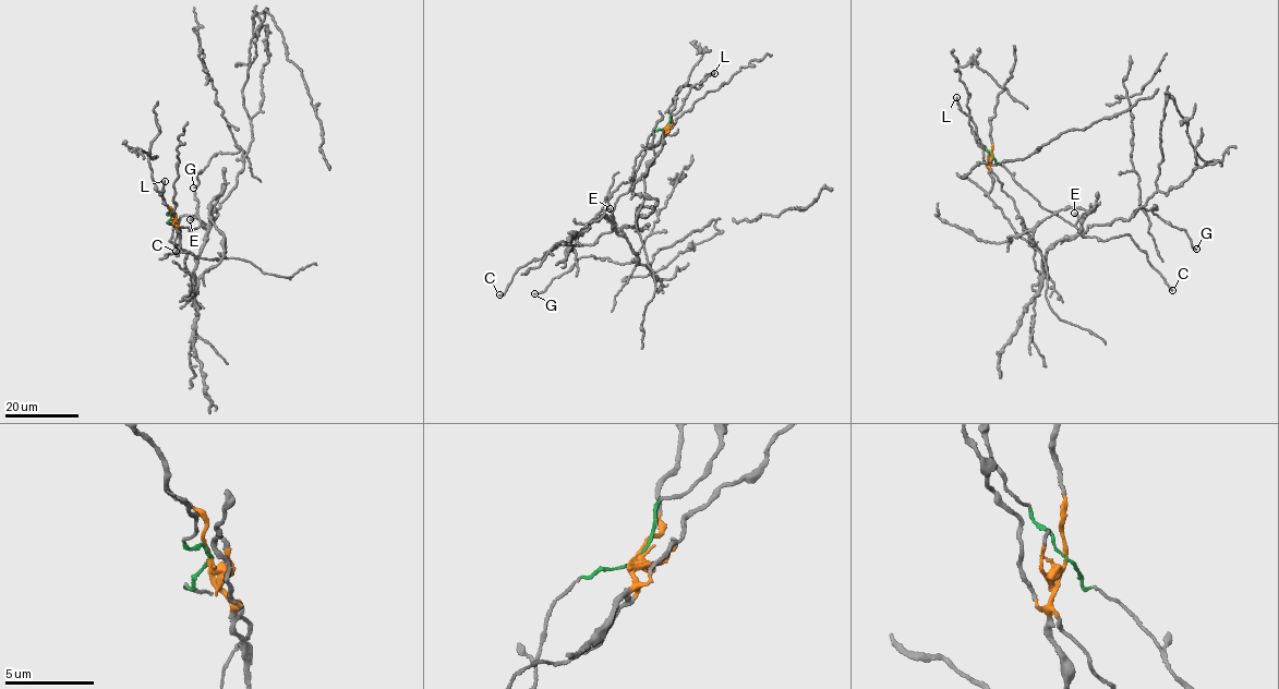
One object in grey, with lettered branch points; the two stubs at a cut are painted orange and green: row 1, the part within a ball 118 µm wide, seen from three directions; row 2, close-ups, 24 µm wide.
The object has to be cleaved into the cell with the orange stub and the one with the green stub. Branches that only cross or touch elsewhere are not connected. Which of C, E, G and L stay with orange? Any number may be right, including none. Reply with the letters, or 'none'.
G

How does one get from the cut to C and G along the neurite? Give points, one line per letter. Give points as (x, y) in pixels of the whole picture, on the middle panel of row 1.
C: (666, 127), (650, 135), (629, 191), (615, 203), (611, 231), (593, 244), (558, 245), (520, 267), (498, 295)
G: (666, 127), (594, 218), (612, 220), (638, 262), (582, 256), (533, 293)

